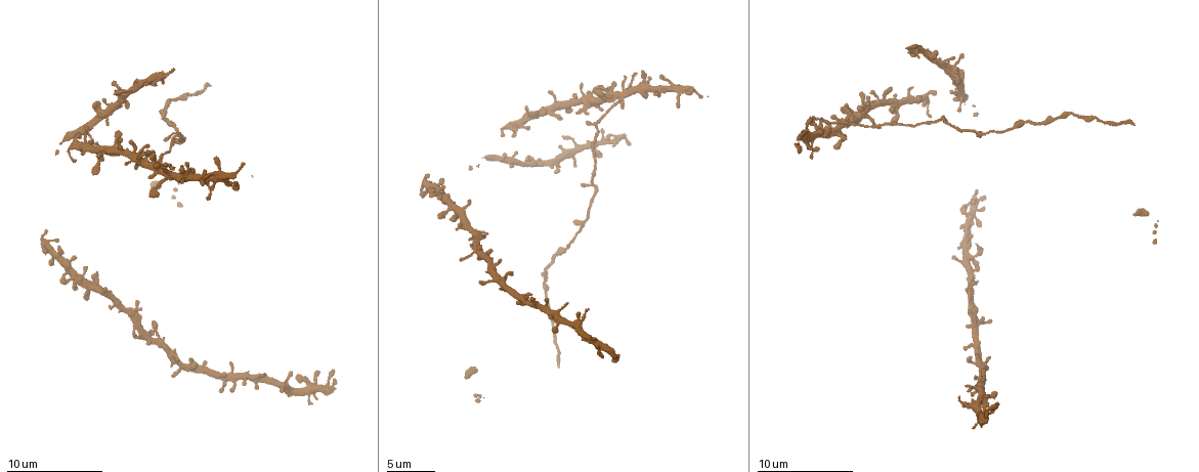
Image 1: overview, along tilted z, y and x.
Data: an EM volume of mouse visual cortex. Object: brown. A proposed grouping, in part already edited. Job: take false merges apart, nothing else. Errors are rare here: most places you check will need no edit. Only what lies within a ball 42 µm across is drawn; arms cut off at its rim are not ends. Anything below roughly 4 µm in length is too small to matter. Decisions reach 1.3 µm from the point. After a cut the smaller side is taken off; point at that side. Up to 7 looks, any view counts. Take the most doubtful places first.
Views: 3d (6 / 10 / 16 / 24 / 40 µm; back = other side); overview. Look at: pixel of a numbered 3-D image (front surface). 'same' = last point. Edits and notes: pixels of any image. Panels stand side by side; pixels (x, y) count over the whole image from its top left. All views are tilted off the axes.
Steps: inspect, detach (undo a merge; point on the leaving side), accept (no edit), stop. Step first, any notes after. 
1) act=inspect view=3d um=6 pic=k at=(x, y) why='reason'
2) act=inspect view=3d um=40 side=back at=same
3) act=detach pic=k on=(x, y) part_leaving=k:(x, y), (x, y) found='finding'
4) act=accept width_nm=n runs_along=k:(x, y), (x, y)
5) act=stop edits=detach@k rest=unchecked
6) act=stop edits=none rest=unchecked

act=inspect view=3d um=16 pic=1 at=(580, 230) why='sudden change in width'

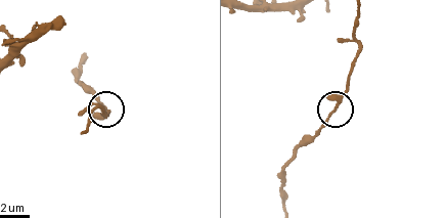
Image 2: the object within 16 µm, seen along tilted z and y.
act=inspect view=3d um=6 pic=2 at=(334, 107)

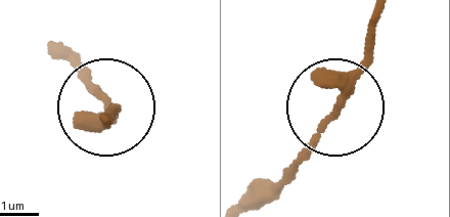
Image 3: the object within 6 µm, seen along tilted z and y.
act=accept runs_along=3:(379, 11), (366, 70), (283, 173) found='one neuron here'

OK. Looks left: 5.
act=inspect view=3d um=16 pic=1 at=(1032, 122) why='narrows sharply'

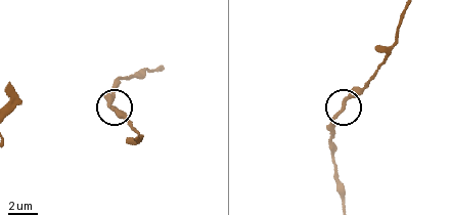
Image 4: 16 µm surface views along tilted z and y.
act=accept runs_along=4:(404, 12), (396, 45), (376, 73), (346, 102), (331, 135) found='all the same neuron'

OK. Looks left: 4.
act=inspect view=3d um=10 pic=1 at=(918, 125) why='sudden change in width'

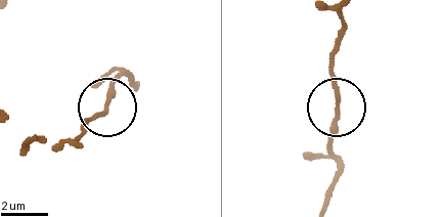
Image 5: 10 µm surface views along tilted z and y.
act=accept width_nm=150 runs_along=5:(82, 143), (82, 128), (114, 98), (115, 79) found='one neuron here'

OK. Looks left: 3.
act=stop edits=none rest=unchecked

